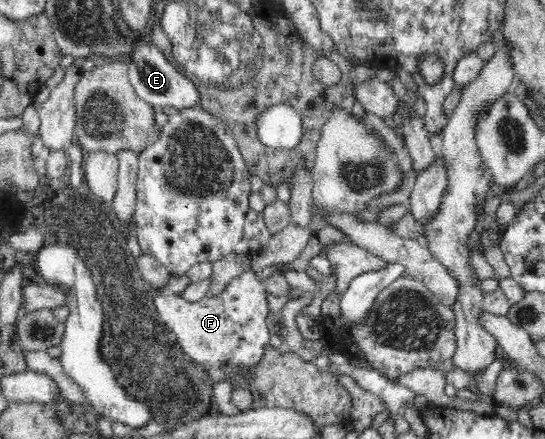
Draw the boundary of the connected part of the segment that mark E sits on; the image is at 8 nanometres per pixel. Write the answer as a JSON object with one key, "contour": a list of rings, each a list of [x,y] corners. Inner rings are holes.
{"contour":[[[143,37],[136,42],[129,61],[127,61],[129,79],[138,96],[152,105],[153,108],[171,107],[190,109],[199,102],[197,82],[182,72],[178,72],[156,46],[148,43]]]}

